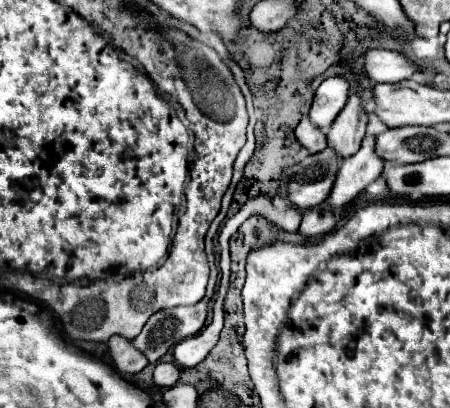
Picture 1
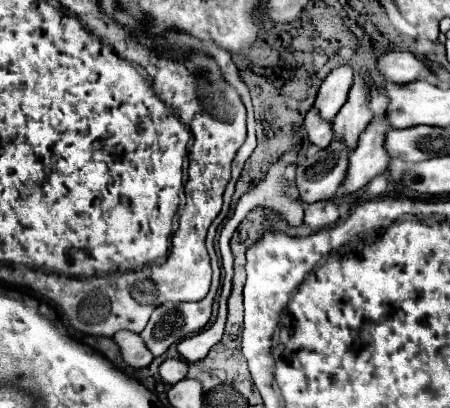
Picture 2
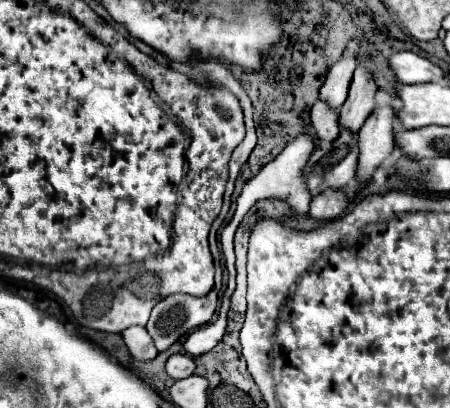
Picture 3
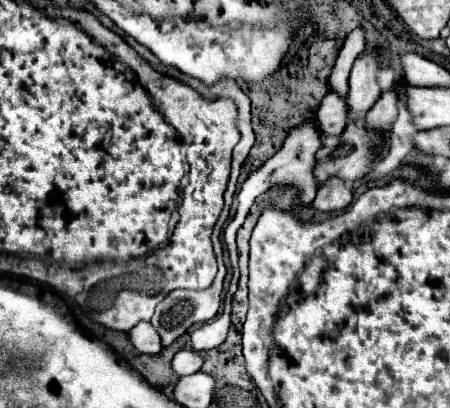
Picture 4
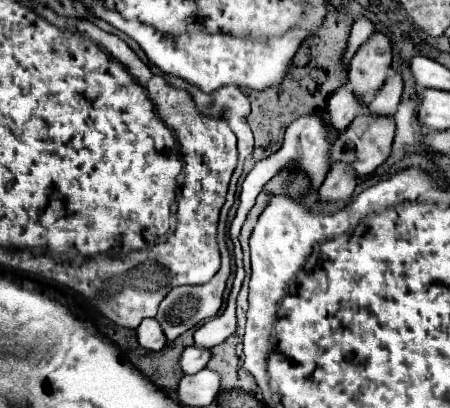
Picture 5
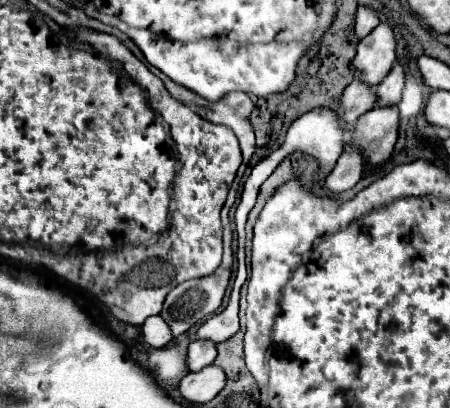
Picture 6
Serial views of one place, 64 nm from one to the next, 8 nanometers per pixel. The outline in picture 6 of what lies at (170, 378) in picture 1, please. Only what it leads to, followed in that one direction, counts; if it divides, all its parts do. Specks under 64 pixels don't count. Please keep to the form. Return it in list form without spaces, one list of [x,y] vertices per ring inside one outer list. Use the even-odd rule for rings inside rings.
[[[194,340],[188,346],[188,368],[190,372],[196,372],[216,360],[216,342],[212,340]]]

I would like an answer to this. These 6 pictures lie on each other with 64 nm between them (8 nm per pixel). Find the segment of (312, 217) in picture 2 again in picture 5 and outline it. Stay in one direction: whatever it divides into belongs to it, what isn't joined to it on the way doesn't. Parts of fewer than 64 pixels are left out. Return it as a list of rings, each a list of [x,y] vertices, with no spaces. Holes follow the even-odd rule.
[[[342,162],[342,164],[334,164],[324,180],[324,184],[320,186],[320,200],[328,200],[328,202],[336,202],[336,200],[346,200],[352,196],[356,188],[356,170]]]

